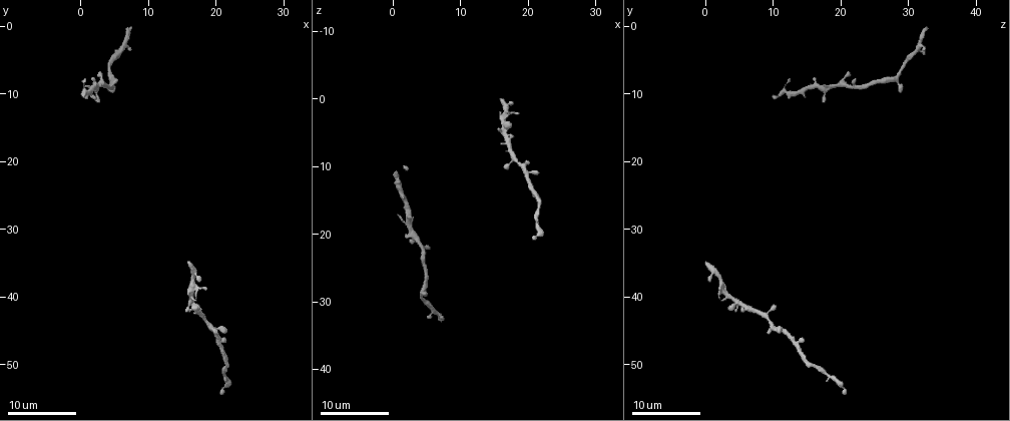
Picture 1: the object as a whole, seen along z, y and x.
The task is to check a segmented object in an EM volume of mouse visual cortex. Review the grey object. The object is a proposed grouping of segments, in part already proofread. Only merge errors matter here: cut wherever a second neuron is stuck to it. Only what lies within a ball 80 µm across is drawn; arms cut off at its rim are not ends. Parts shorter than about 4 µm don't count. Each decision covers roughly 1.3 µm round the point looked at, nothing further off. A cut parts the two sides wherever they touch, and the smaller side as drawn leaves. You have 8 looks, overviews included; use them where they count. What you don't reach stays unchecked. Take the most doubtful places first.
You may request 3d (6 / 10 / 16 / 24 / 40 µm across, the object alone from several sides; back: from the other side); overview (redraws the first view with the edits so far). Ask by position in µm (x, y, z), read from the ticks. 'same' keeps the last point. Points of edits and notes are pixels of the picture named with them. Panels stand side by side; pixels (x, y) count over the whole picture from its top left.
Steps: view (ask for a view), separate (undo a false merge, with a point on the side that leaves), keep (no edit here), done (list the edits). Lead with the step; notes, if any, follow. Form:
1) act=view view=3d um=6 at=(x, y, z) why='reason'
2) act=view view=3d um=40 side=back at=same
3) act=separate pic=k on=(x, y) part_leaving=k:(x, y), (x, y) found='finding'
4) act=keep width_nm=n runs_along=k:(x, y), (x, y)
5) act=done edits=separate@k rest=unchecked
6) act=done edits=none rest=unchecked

act=view view=3d um=10 at=(2.0, 9.0, 19.0) why='thick turns thin'

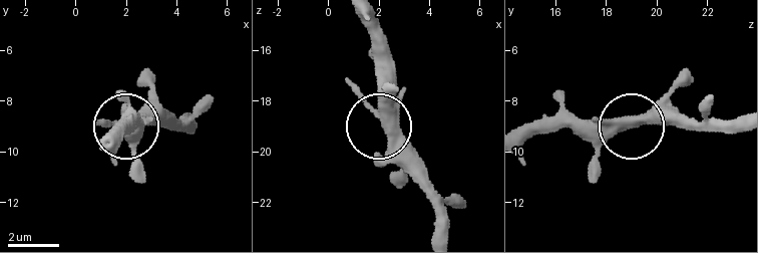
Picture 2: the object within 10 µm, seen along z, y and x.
act=keep found='one neuron here'

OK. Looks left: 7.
act=view view=3d um=6 at=(4.5, 7.0, 28.5) why='thick turns thin'

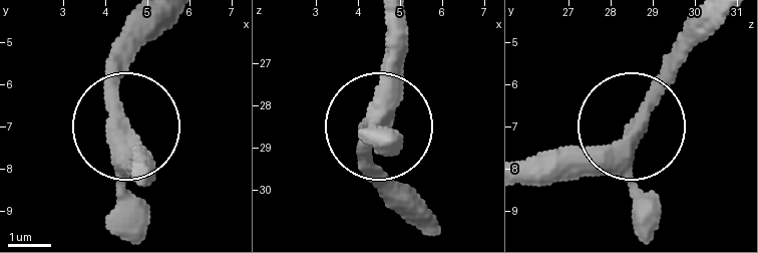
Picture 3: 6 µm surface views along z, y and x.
act=keep runs_along=3:(135, 187), (114, 100), (114, 39) found='continuous, no second neuron'

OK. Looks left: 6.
act=view view=3d um=6 at=(21.0, 51.5, 18.0) why='a narrow waist'

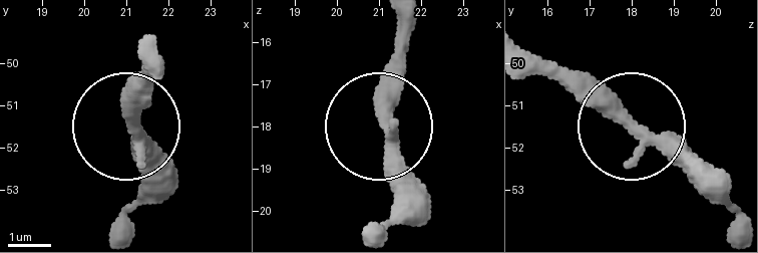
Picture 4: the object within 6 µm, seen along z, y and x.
act=view view=3d um=6 side=back at=(21.25, 51.50, 18.10) why='other side'

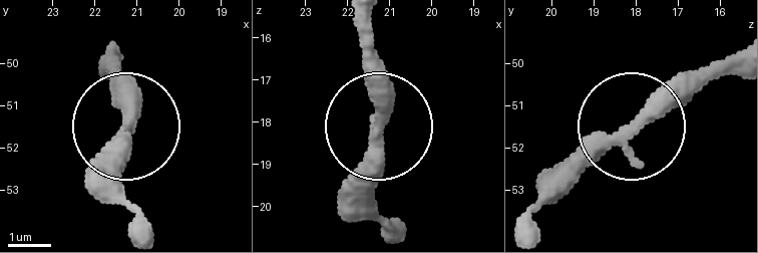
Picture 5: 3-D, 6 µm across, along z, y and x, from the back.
act=keep found='all the same neuron'

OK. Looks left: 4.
act=view view=3d um=6 at=(6.5, 2.0, 31.5) why='thick turns thin'

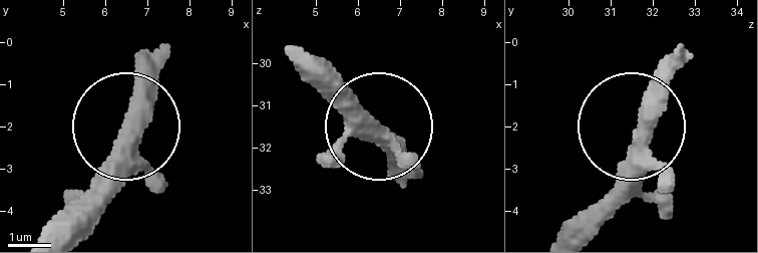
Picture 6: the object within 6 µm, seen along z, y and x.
act=keep runs_along=6:(62, 236), (112, 182), (145, 56) found='one neuron here'

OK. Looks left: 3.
act=done edits=none rest=unchecked

